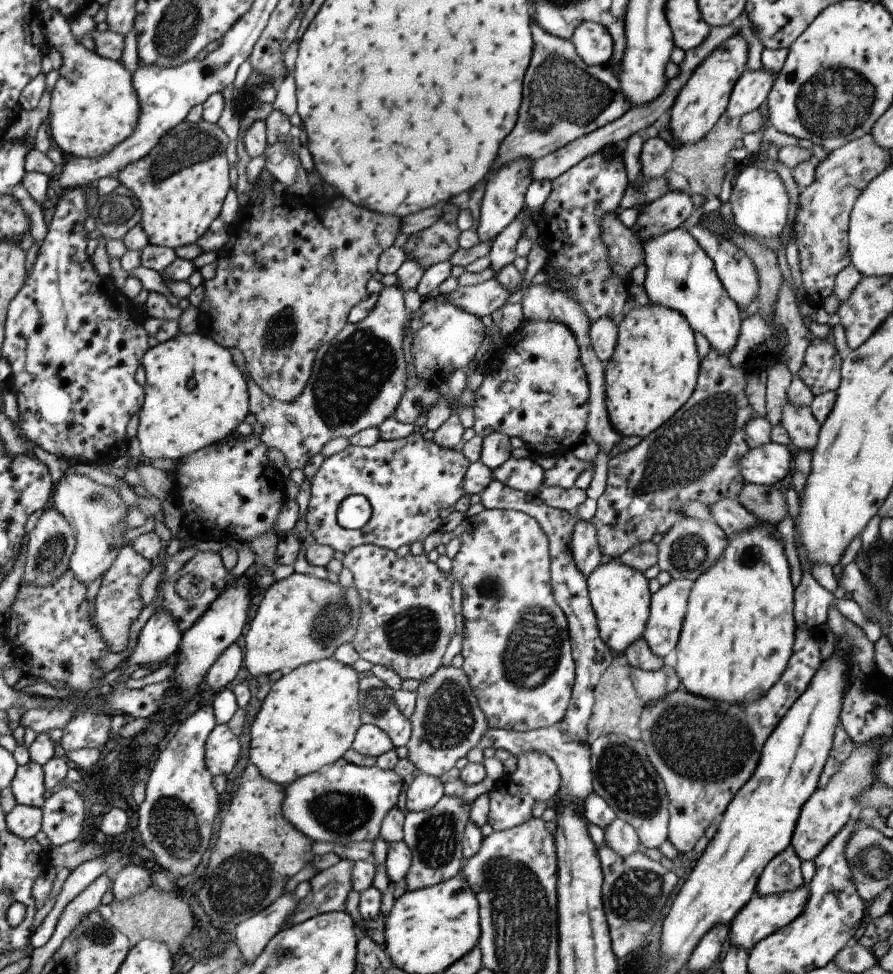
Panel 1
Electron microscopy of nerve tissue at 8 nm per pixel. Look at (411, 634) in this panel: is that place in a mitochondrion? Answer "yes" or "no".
yes

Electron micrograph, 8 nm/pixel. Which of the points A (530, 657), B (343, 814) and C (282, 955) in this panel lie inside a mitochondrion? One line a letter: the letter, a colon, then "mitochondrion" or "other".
A: mitochondrion
B: mitochondrion
C: mitochondrion

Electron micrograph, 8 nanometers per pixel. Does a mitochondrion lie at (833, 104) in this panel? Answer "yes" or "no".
yes

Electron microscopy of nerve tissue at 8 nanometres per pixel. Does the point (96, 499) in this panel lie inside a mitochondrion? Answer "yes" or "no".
yes

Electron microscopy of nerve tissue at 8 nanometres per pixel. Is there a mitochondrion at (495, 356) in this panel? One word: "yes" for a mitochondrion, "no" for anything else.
no

